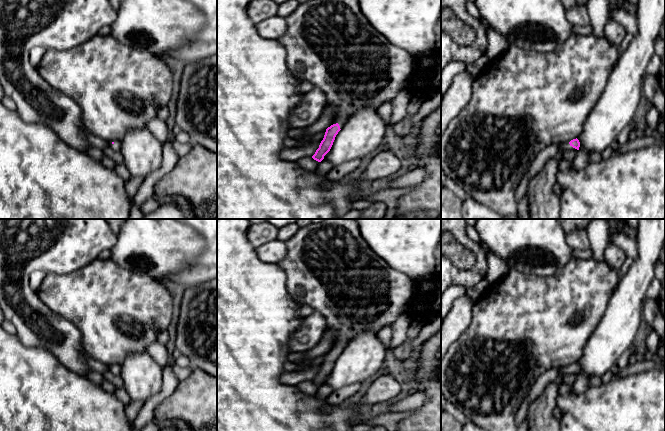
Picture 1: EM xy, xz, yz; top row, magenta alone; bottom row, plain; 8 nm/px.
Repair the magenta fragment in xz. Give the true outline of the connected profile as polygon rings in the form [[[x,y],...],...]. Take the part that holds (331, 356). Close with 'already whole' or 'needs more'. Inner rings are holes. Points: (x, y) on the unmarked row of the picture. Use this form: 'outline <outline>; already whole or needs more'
outline [[[341,337],[333,348],[326,353],[323,364],[321,365],[319,372],[316,374],[312,382],[318,386],[321,386],[324,383],[324,380],[330,375],[336,359],[345,349],[348,341],[346,338]]]; needs more

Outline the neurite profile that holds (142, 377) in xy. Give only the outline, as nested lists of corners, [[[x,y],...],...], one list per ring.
[[[144,351],[125,358],[120,377],[131,400],[145,402],[160,391],[162,372],[163,368]]]

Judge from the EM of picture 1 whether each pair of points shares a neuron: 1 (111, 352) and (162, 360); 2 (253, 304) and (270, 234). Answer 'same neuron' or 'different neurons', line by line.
1: different neurons
2: different neurons

